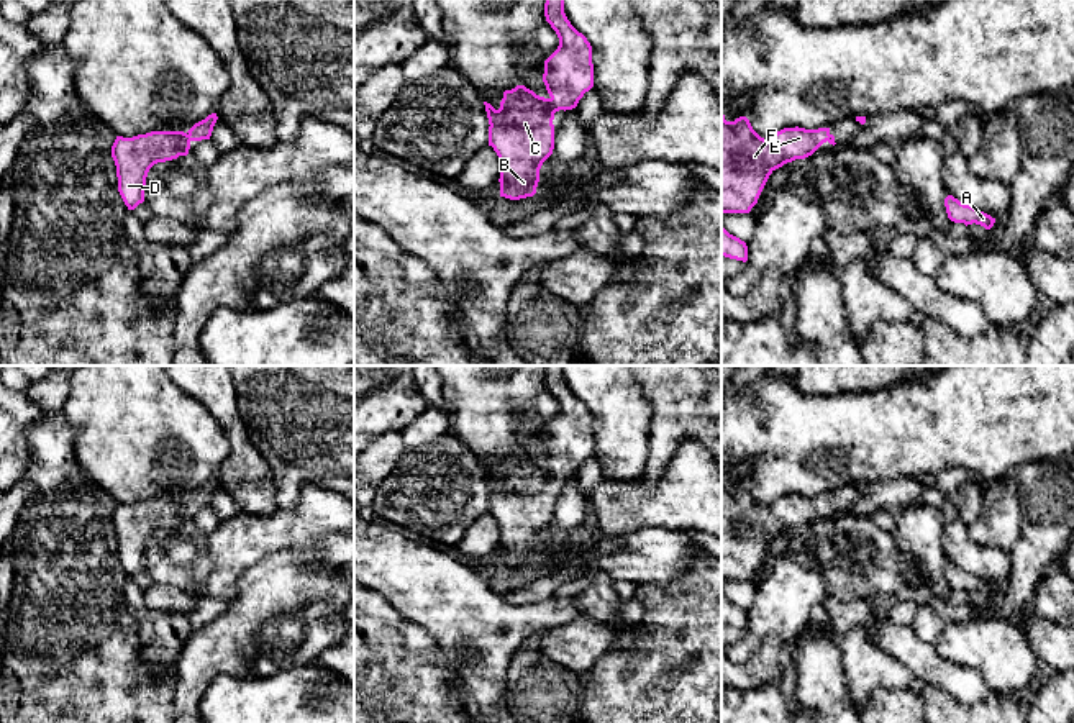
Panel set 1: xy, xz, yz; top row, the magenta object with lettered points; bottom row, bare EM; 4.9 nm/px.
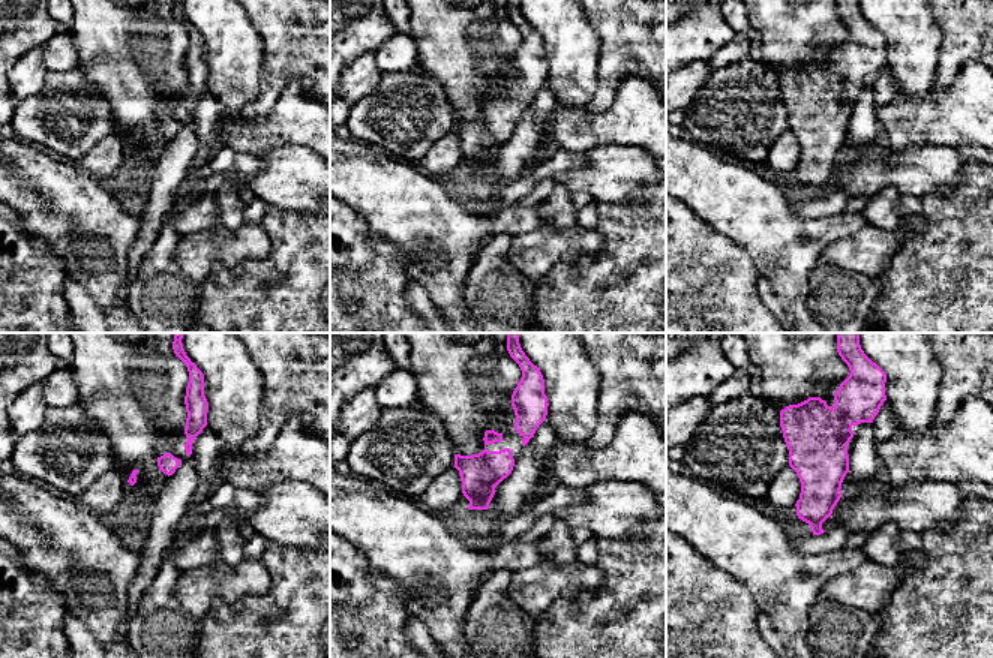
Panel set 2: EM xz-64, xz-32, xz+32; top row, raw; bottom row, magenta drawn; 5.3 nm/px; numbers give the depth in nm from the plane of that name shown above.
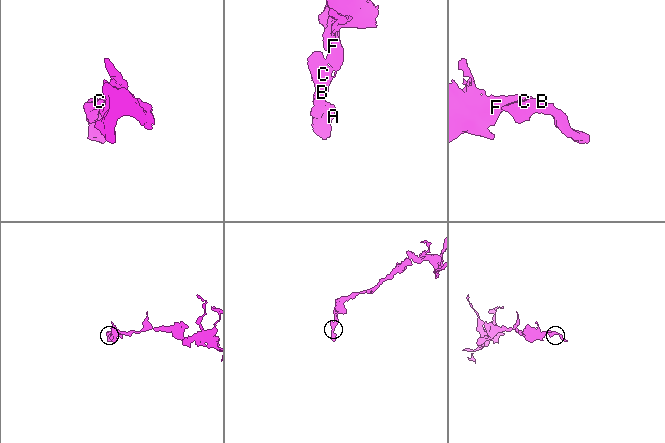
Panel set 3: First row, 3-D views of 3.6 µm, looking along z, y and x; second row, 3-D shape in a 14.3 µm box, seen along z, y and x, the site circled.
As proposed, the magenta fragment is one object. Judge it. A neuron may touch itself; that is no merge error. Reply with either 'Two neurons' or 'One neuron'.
One neuron

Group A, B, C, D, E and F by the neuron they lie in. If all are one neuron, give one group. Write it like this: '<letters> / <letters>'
A B C D E F

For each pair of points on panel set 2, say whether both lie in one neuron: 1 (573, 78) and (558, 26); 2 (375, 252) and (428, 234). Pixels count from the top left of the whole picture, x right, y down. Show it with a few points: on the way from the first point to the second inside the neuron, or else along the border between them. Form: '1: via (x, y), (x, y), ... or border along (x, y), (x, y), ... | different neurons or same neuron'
1: via (572, 65), (572, 45), (569, 39) | same neuron
2: border along (366, 225), (398, 248), (410, 278) | different neurons

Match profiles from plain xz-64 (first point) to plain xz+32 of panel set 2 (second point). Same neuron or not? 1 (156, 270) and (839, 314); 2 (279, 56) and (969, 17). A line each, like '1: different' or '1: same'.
1: same
2: same

